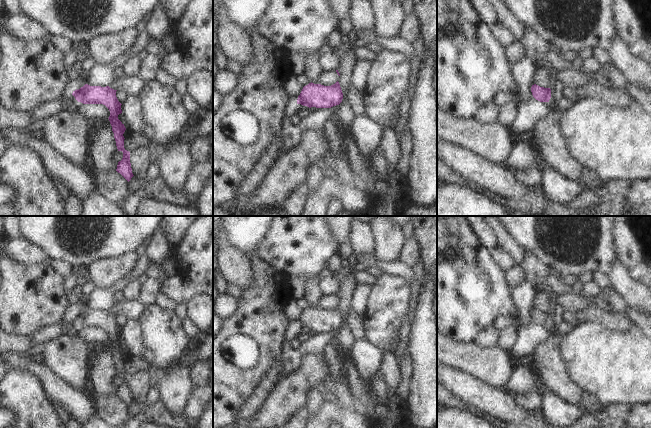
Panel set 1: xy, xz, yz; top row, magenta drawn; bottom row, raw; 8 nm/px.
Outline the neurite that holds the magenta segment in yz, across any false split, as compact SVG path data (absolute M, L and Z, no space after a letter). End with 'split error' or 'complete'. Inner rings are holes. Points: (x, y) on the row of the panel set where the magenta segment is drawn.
M536 84L532 85L531 92L533 97L540 102L549 102L551 98L551 89L540 87Z | complete

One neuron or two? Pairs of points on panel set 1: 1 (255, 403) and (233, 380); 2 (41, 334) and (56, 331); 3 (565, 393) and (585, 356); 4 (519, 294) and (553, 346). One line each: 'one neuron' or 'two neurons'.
1: two neurons
2: one neuron
3: two neurons
4: two neurons

